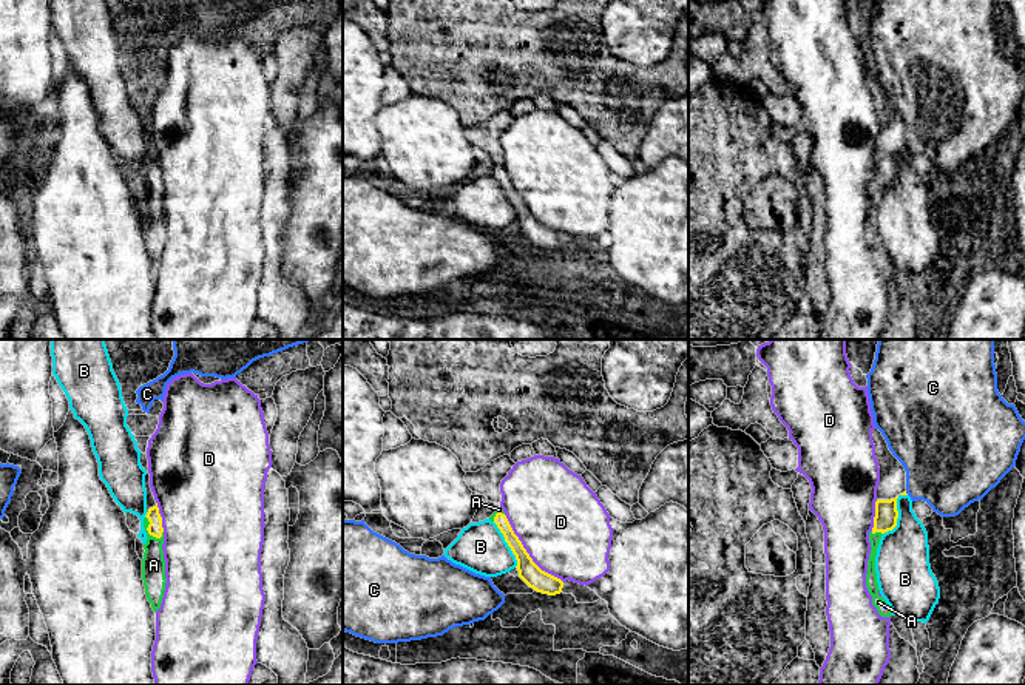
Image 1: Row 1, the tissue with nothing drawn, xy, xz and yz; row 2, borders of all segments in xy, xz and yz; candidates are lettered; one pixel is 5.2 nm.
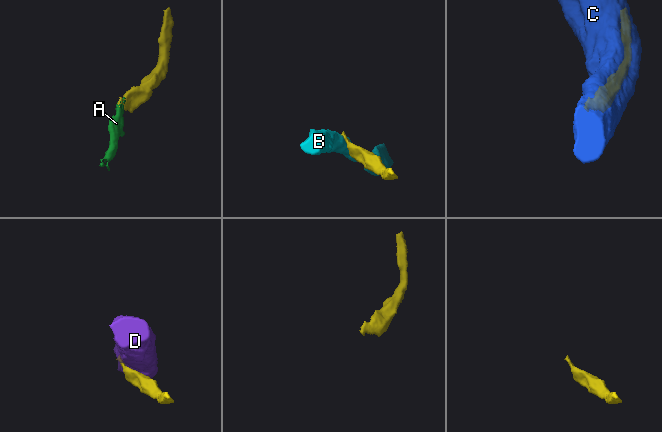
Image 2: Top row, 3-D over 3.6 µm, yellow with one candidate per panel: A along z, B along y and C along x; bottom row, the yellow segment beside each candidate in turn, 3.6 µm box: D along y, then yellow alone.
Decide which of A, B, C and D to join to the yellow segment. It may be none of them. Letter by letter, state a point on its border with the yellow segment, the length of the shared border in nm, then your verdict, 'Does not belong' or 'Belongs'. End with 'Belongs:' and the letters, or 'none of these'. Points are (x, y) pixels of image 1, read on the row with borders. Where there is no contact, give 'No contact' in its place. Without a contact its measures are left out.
A: Touches yellow at xy (147, 529). Shared border 150 nm. Belongs
B: Touches yellow at yz (897, 514). Shared border 240 nm. Does not belong
C: Touches yellow at yz (905, 492). Shared border 30 nm. Does not belong
D: Touches yellow at xz (527, 553). Shared border 480 nm. Does not belong
Belongs: A

